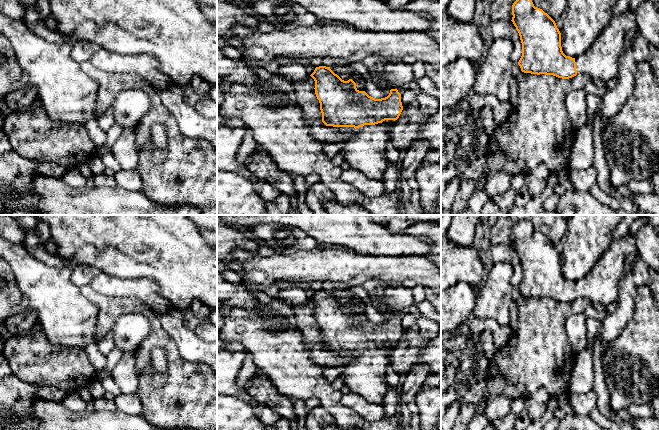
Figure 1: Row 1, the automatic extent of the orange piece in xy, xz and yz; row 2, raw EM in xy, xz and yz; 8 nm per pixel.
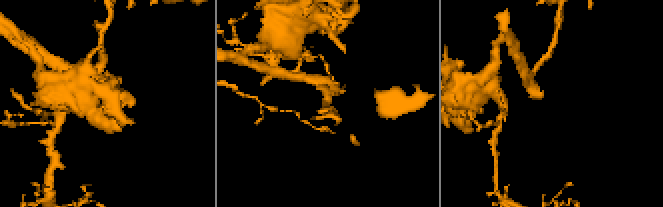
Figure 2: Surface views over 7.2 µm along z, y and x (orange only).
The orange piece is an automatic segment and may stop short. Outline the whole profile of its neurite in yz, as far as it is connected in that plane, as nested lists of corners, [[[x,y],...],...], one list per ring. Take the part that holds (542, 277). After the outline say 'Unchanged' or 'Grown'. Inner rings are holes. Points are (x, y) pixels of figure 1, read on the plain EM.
[[[528,221],[518,222],[512,229],[512,246],[519,257],[522,267],[522,280],[518,286],[521,295],[531,298],[553,299],[569,303],[578,297],[587,299],[591,304],[607,306],[618,301],[620,280],[630,272],[628,257],[637,256],[635,235],[628,233],[622,238],[613,239],[608,250],[599,262],[583,278],[576,282],[566,280],[561,271],[561,257],[555,245],[542,233],[534,230]]]. Grown

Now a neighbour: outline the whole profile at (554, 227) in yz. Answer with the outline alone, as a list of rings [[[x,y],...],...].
[[[497,215],[495,225],[490,228],[490,242],[494,245],[511,245],[512,229],[523,220],[530,222],[535,231],[542,233],[554,245],[561,242],[568,231],[564,215]]]

